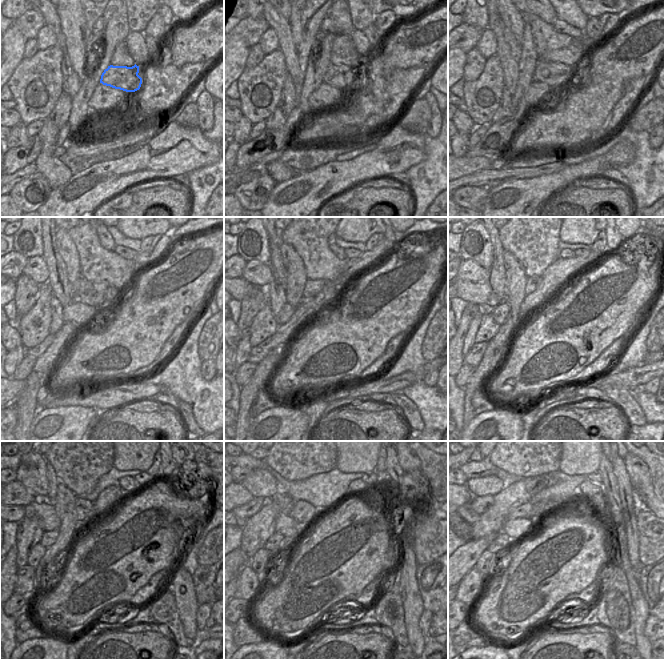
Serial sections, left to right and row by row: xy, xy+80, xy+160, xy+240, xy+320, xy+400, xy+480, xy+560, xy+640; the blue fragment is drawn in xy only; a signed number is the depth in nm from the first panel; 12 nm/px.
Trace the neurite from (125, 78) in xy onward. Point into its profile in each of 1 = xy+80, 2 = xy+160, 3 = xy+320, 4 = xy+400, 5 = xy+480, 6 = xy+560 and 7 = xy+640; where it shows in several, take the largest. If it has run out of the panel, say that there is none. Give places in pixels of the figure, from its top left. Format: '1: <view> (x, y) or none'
1: xy+80 (337, 76)
2: xy+160 (554, 74)
3: xy+320 (312, 288)
4: xy+400 (533, 283)
5: xy+480 (84, 508)
6: xy+560 (303, 512)
7: xy+640 (523, 511)

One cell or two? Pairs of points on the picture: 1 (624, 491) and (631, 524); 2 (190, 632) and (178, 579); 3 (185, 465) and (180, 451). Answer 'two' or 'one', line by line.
1: one
2: one
3: one

